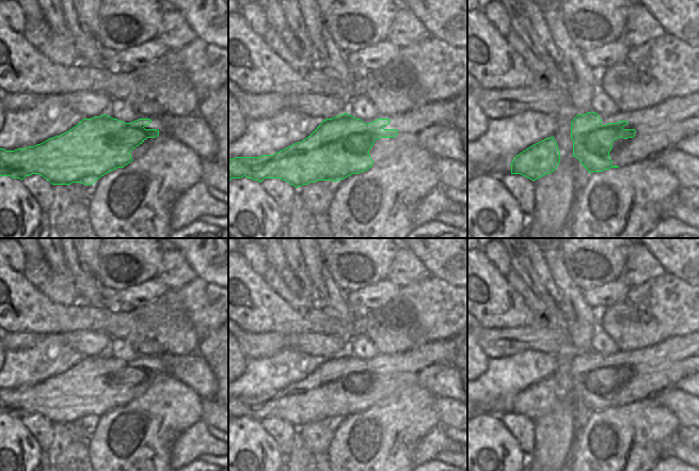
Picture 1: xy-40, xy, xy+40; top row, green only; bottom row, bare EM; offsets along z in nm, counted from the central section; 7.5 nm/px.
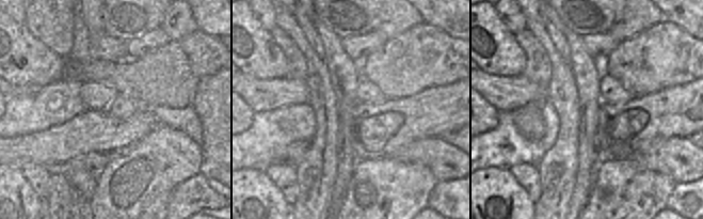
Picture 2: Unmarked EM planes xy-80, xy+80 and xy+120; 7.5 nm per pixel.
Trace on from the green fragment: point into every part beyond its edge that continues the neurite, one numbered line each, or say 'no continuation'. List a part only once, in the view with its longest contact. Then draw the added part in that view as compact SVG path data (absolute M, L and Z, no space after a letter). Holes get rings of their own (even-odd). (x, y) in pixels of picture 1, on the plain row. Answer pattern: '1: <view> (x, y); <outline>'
1: xy+40 (662, 365); M699 331L672 336L655 345L610 356L599 354L601 363L627 360L623 368L635 368L634 377L615 379L609 391L613 405L623 407L673 388L681 379L699 372Z

